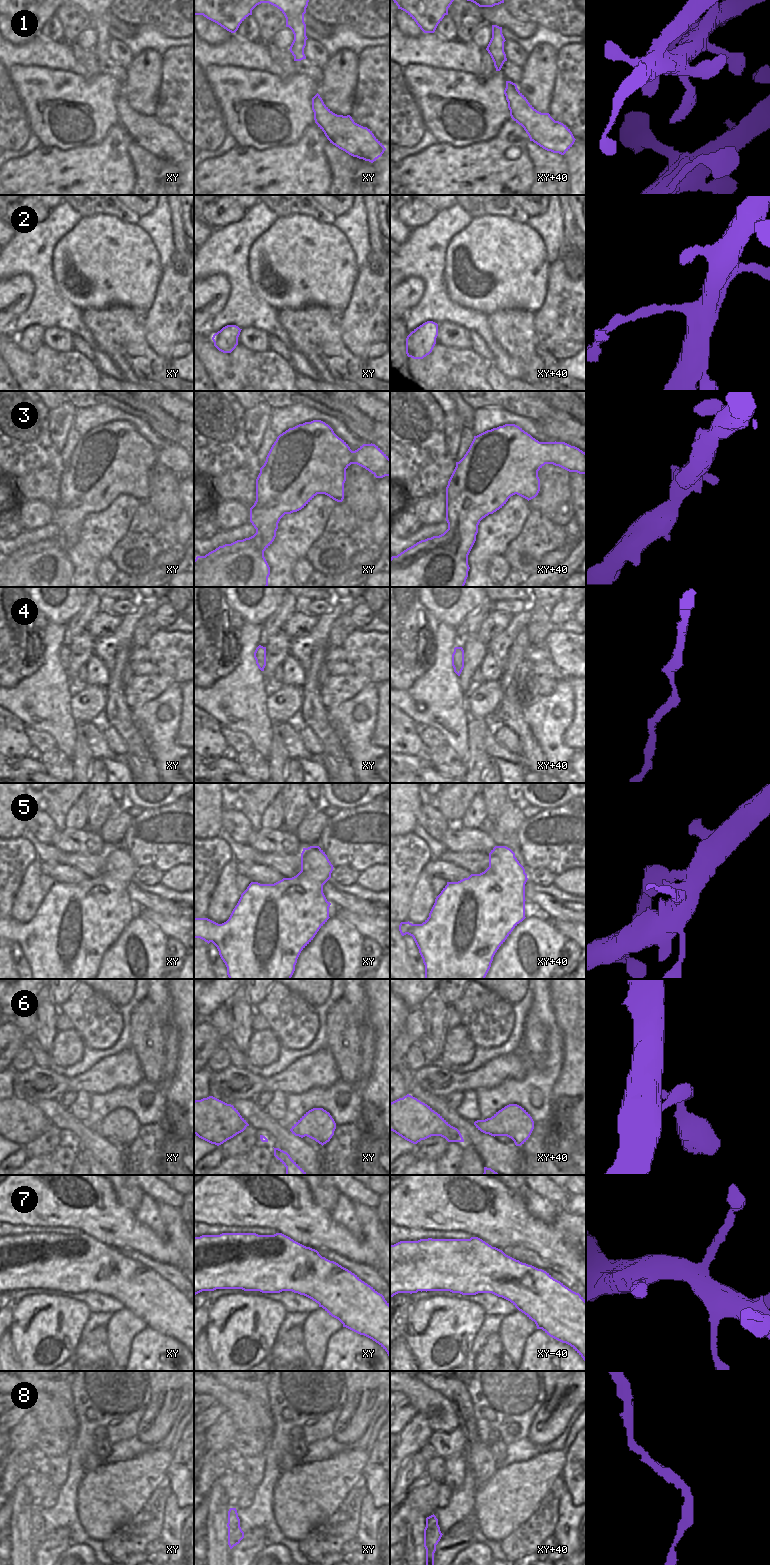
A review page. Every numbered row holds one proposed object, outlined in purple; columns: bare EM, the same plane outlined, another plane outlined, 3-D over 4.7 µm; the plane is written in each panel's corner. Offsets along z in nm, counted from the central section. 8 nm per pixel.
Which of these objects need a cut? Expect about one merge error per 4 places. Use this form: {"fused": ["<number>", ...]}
{"fused": ["2"]}

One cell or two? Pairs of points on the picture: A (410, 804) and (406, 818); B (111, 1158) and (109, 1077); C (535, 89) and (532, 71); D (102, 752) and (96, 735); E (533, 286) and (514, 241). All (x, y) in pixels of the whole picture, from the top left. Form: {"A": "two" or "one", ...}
{"A": "one", "B": "two", "C": "one", "D": "one", "E": "one"}

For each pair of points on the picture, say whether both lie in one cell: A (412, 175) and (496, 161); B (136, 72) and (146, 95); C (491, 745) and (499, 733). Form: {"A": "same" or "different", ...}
{"A": "same", "B": "same", "C": "different"}

